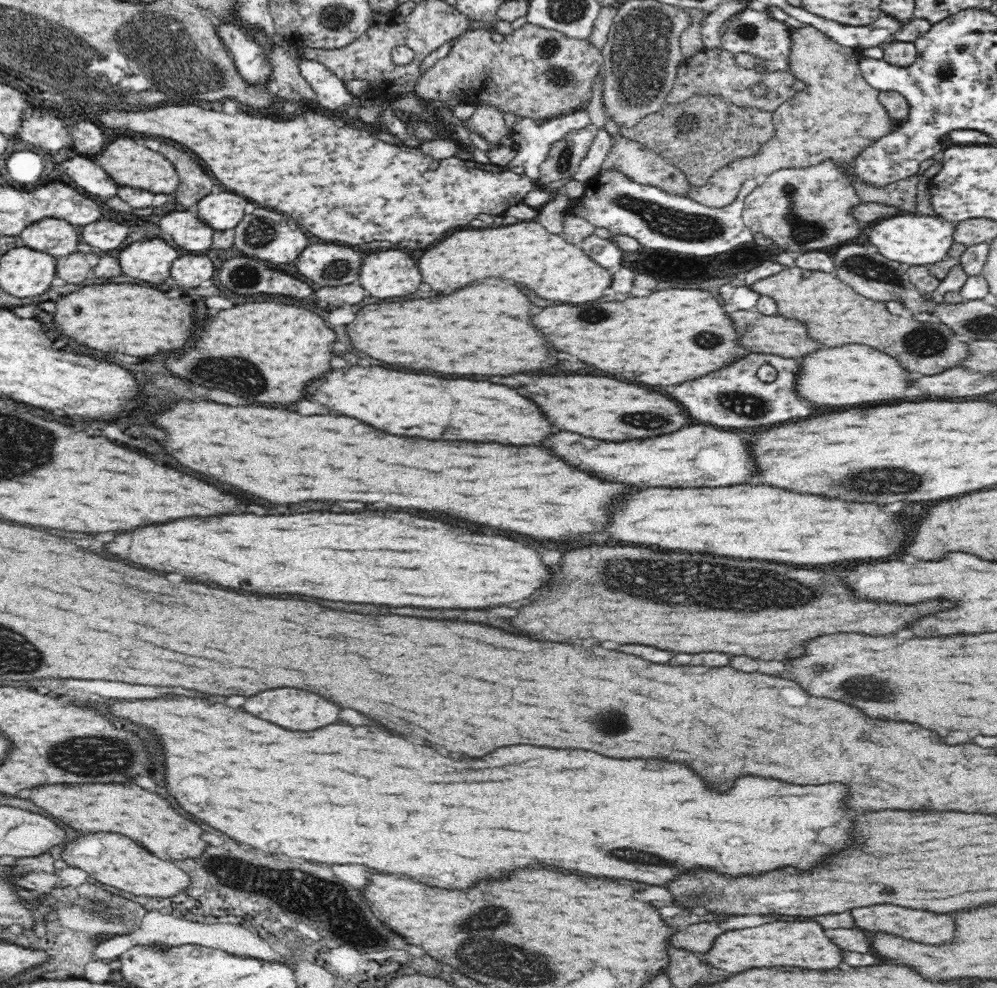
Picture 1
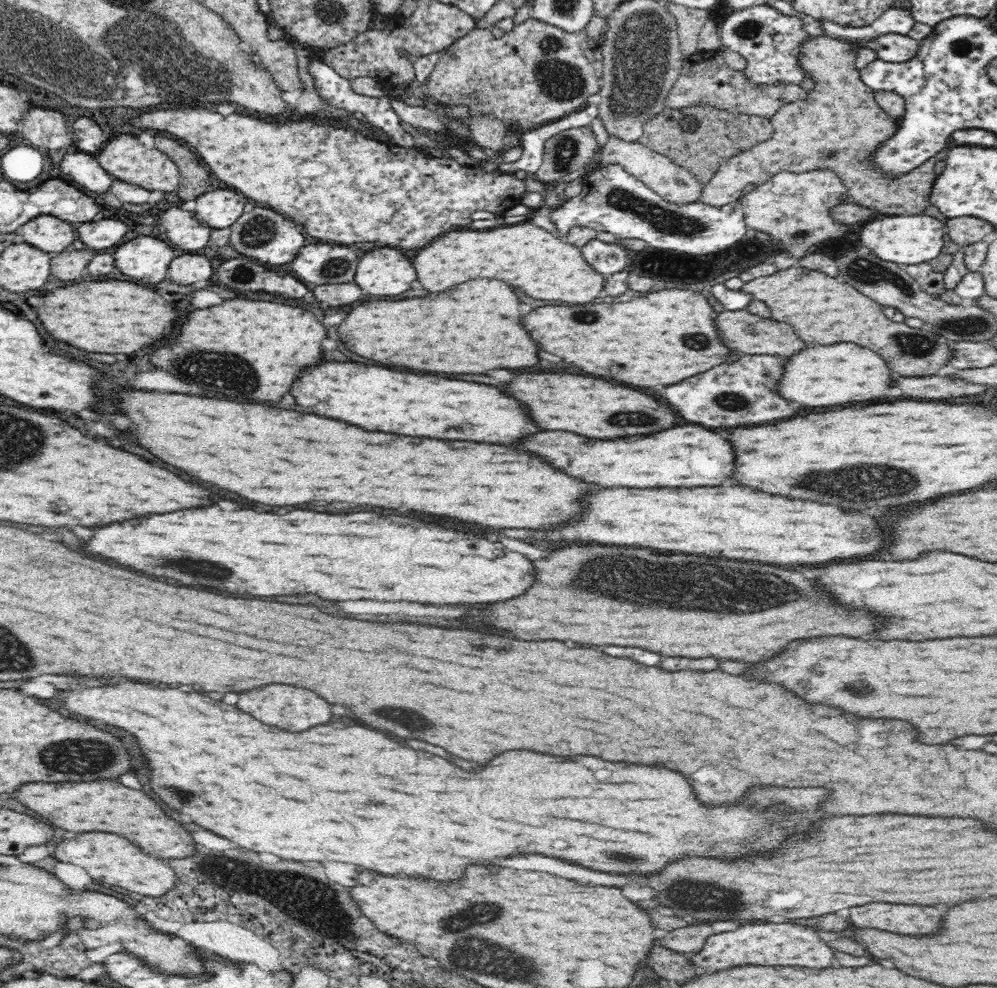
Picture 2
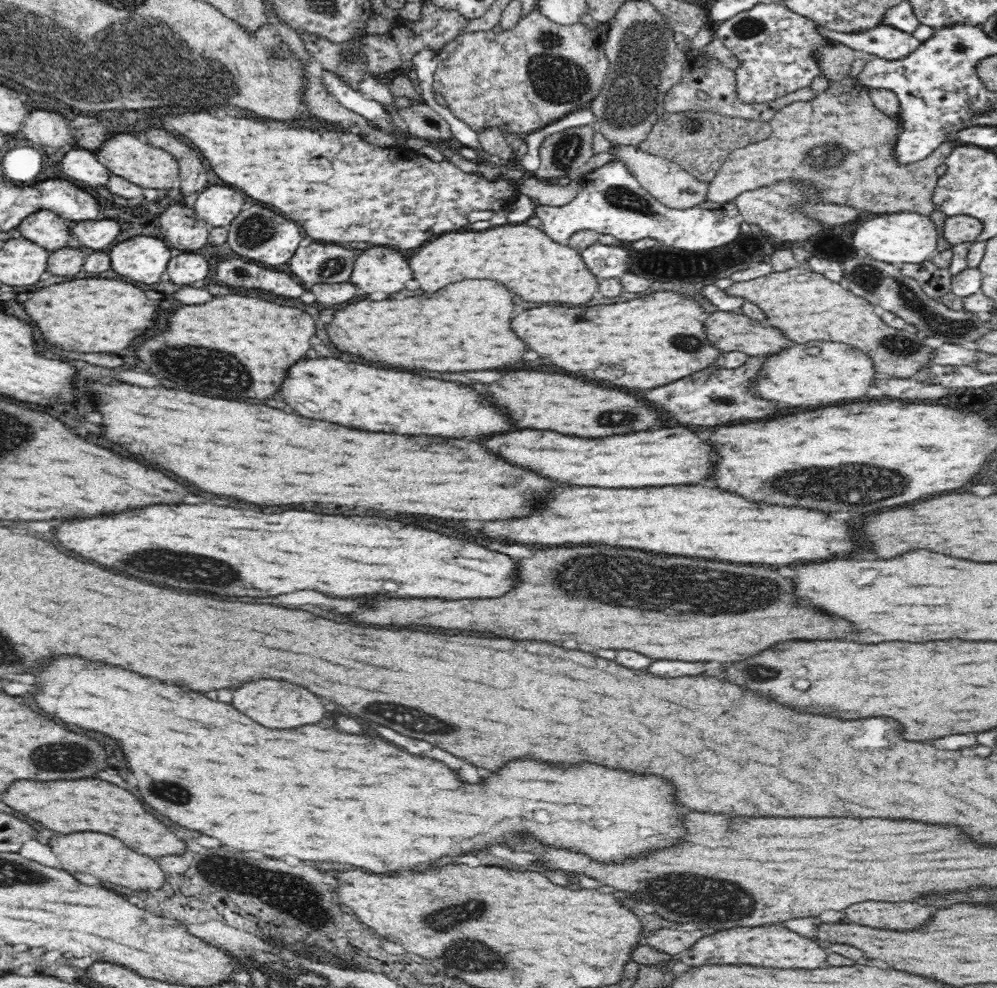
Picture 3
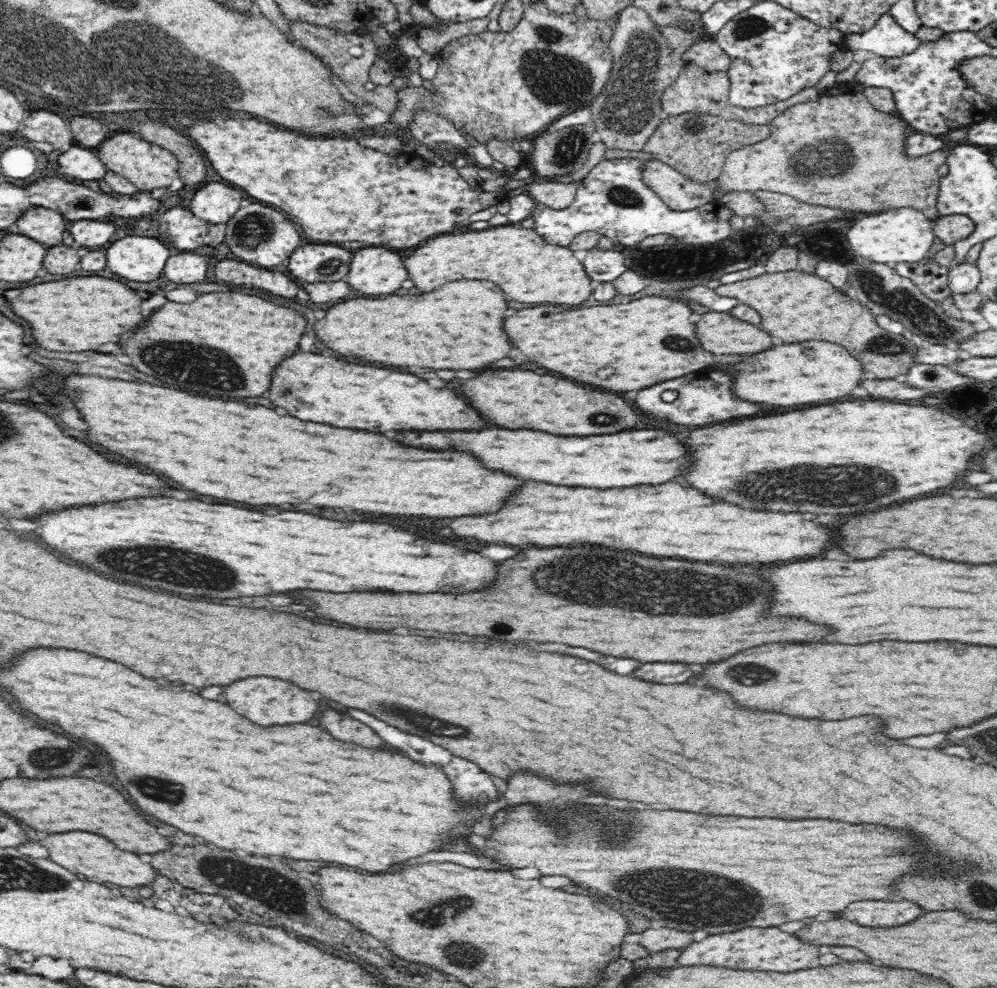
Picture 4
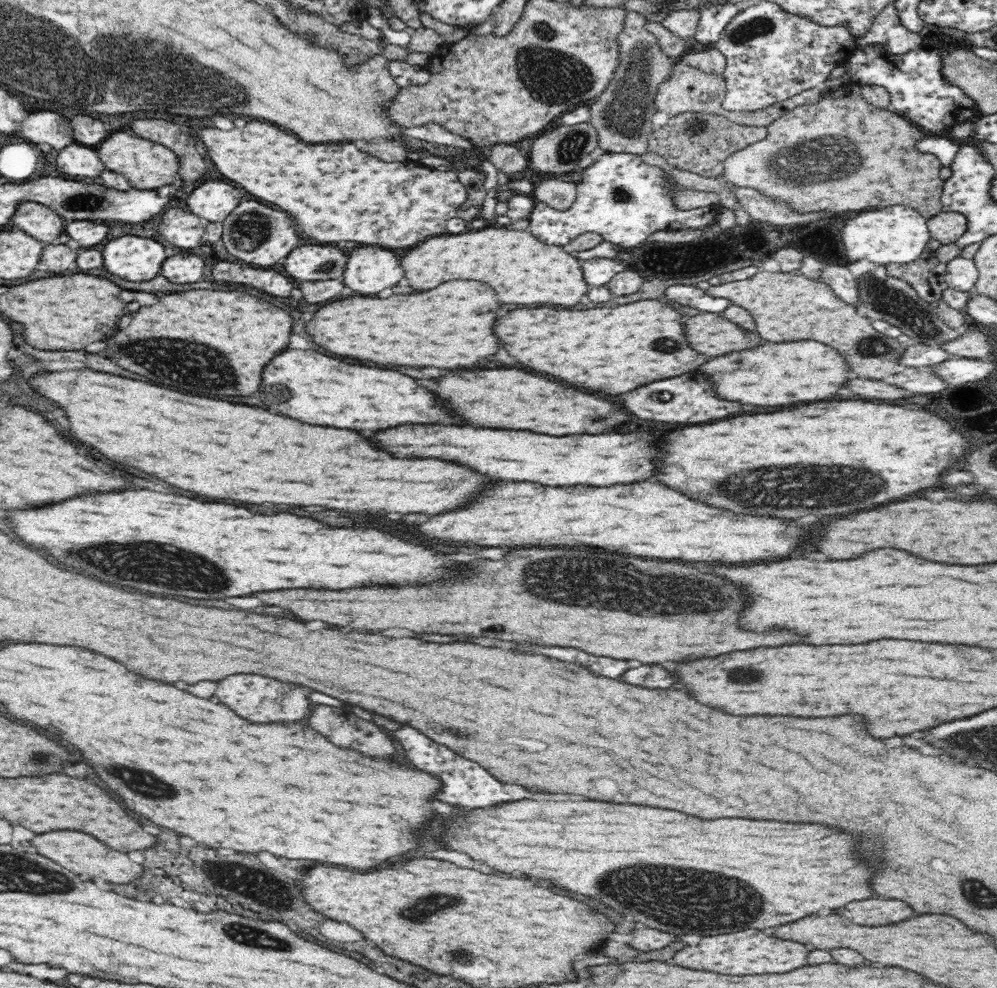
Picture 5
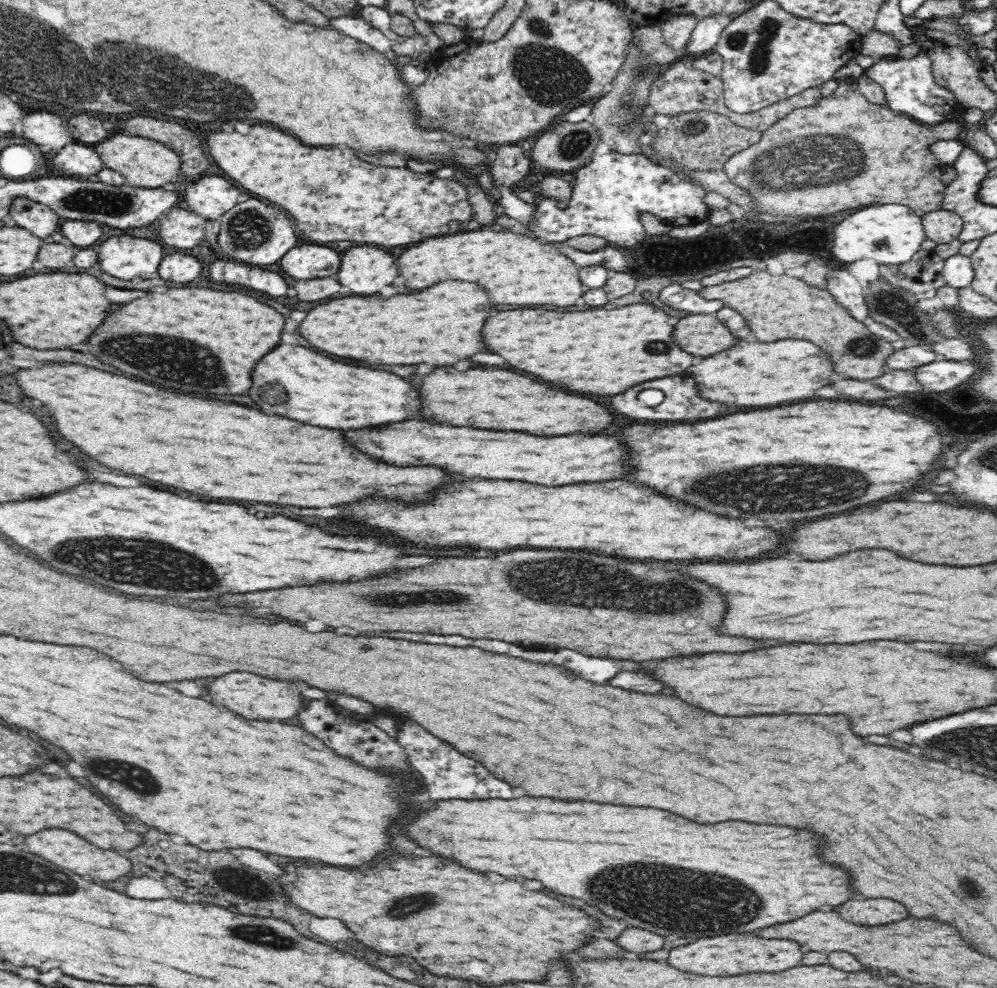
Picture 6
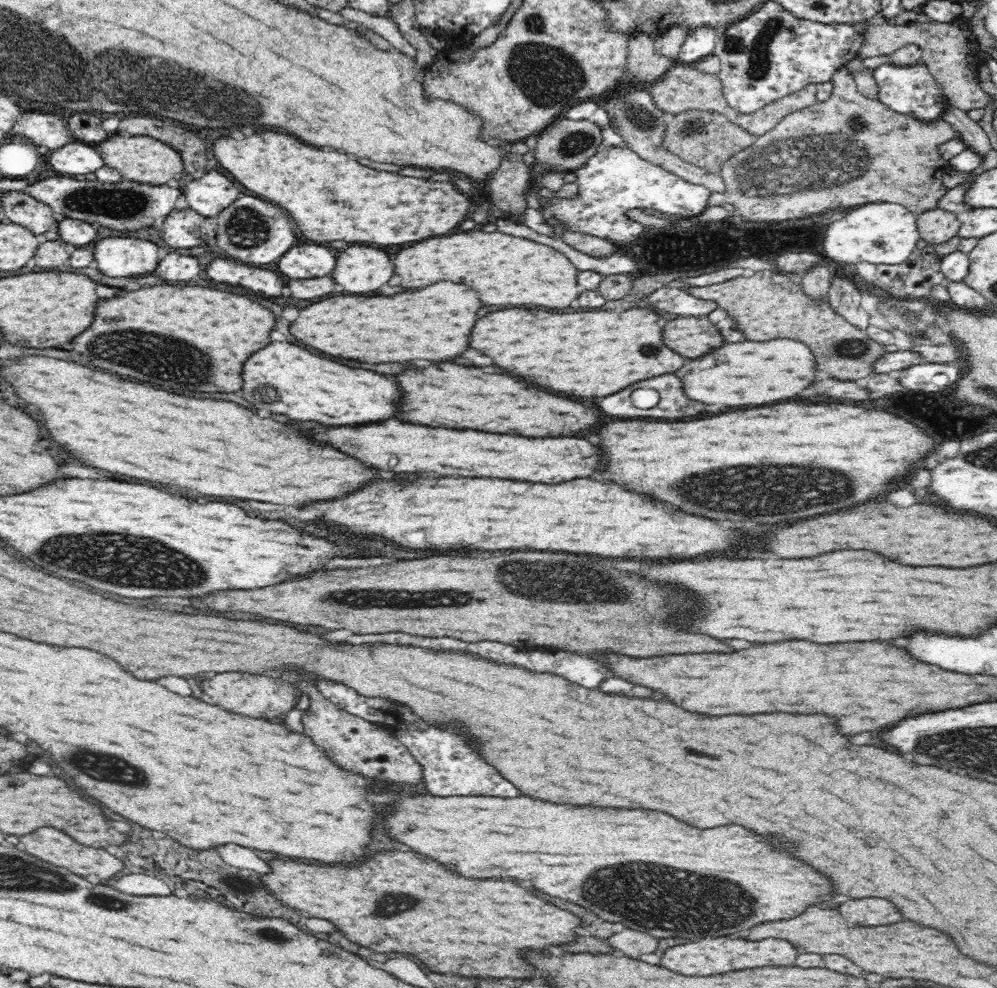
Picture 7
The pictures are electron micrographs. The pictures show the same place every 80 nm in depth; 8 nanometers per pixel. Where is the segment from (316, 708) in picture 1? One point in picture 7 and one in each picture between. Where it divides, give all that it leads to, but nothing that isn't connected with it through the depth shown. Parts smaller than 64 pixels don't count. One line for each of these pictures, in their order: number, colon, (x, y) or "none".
2: (290, 708)
3: (272, 703)
4: (267, 701)
5: (258, 699)
6: (250, 695)
7: (253, 695)

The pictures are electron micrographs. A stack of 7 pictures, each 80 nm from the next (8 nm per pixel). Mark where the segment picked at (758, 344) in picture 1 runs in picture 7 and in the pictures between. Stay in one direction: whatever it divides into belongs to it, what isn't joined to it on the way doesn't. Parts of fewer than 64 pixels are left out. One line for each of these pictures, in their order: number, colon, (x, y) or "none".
2: (740, 330)
3: (726, 331)
4: (720, 333)
5: (710, 334)
6: (702, 335)
7: (694, 336)

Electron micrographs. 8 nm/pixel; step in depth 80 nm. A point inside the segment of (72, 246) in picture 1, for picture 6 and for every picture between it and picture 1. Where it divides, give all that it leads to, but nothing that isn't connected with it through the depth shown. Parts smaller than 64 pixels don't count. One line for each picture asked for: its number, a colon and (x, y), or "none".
2: (52, 235)
3: (50, 231)
4: (47, 227)
5: (40, 222)
6: (40, 220)

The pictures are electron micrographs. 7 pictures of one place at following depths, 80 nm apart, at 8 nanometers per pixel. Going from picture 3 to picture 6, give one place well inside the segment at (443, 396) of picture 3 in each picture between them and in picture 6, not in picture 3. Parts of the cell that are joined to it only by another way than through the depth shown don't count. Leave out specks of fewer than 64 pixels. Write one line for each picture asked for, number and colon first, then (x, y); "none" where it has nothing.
4: (314, 388)
5: (319, 390)
6: (302, 385)

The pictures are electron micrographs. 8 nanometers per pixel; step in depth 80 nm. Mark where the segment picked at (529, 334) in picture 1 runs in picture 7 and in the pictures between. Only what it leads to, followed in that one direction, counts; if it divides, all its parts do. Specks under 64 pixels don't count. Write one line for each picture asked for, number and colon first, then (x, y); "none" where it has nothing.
2: (475, 327)
3: (466, 326)
4: (458, 326)
5: (450, 326)
6: (441, 325)
7: (432, 324)

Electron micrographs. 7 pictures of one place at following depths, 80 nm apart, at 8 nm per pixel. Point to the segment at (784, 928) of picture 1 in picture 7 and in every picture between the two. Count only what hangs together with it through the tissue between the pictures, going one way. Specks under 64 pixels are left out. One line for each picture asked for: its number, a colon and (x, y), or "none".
2: (762, 944)
3: (770, 946)
4: (770, 949)
5: (750, 952)
6: (730, 954)
7: (716, 955)

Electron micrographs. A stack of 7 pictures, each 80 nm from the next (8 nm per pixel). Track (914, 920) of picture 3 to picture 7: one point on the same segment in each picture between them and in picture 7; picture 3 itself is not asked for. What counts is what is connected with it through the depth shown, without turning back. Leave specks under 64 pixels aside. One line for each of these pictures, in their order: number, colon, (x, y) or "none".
4: (868, 912)
5: (877, 912)
6: (875, 911)
7: (869, 911)

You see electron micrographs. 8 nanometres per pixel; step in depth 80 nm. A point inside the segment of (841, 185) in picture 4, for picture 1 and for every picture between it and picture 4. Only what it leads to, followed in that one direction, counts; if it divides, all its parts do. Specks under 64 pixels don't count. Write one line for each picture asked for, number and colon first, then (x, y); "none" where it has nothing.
1: (837, 116)
2: (838, 127)
3: (840, 145)

